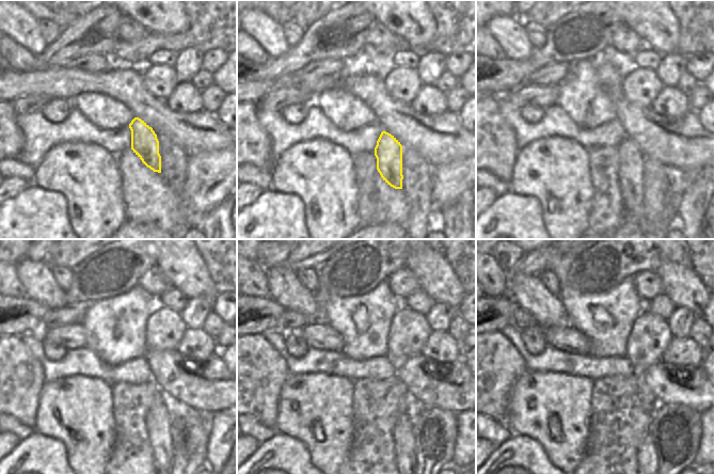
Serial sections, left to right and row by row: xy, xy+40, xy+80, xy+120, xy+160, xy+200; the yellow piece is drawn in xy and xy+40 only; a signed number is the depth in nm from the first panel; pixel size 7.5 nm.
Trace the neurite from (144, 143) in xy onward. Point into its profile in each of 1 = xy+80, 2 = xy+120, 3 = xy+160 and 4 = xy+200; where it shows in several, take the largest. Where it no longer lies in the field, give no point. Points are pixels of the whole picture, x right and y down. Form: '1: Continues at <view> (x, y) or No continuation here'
1: Continues at xy+80 (631, 173)
2: Continues at xy+120 (158, 419)
3: Continues at xy+160 (403, 442)
4: Continues at xy+200 (646, 454)

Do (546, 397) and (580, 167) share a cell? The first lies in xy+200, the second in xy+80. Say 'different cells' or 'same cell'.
same cell

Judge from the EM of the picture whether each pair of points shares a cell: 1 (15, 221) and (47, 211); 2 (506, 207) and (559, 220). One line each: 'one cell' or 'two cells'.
1: one cell
2: two cells

